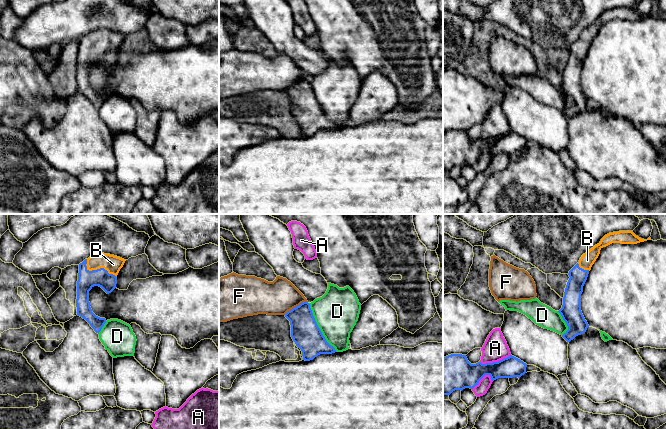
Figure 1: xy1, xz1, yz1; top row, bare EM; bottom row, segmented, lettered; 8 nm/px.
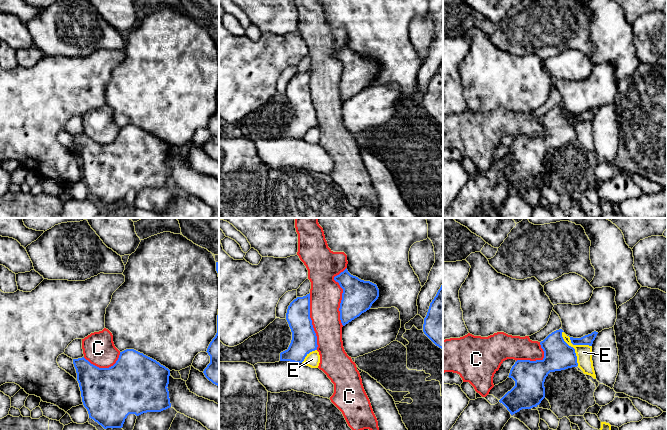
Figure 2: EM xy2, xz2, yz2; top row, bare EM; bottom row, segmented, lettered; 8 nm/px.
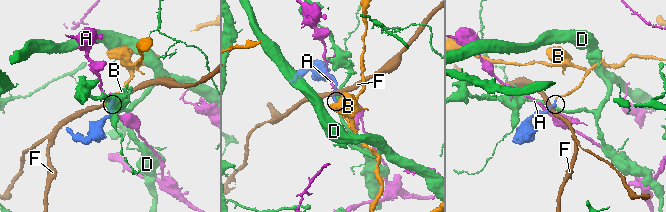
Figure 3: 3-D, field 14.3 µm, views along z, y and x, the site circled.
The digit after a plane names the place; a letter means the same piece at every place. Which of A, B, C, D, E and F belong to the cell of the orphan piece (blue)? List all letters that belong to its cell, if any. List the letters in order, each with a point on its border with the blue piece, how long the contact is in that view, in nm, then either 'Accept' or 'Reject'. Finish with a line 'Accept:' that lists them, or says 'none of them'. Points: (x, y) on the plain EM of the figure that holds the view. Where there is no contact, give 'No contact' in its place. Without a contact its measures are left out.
A: Touches blue at yz1 (495, 138). Shared border 260 nm. Reject
B: Touches blue at xy1 (97, 45). Shared border 280 nm. Accept
C: Touches blue at xz2 (342, 71). Shared border 480 nm. Reject
D: Touches blue at xz1 (318, 103). Shared border 460 nm. Reject
E: Touches blue at yz2 (573, 124). Shared border 300 nm. Reject
F: Touches blue at xz1 (295, 83). Shared border 220 nm. Reject
Accept: B

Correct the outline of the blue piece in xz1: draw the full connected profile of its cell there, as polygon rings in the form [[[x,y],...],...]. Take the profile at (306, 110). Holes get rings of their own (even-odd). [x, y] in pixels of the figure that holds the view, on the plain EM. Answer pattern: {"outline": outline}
{"outline": [[[303,78],[288,87],[285,93],[290,97],[291,113],[301,125],[303,136],[310,137],[320,130],[336,128],[323,112],[308,78]]]}

